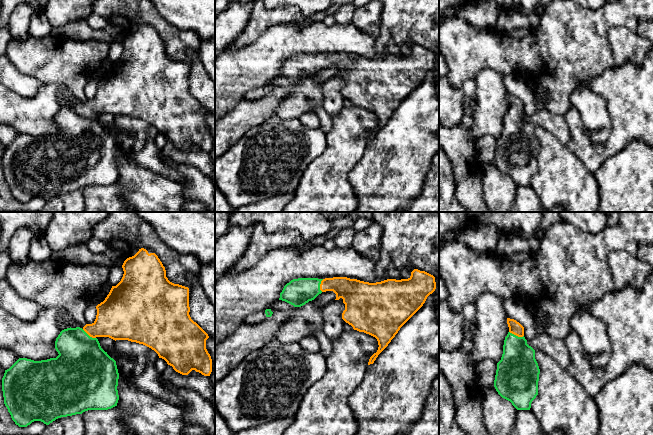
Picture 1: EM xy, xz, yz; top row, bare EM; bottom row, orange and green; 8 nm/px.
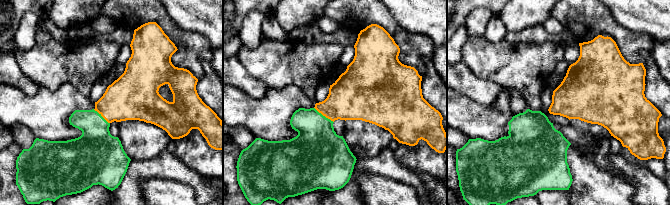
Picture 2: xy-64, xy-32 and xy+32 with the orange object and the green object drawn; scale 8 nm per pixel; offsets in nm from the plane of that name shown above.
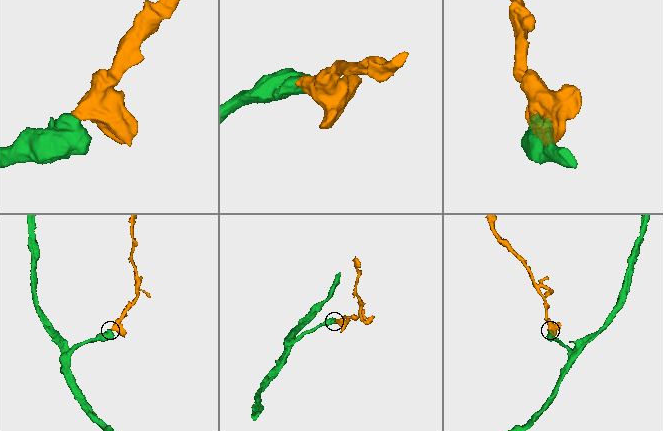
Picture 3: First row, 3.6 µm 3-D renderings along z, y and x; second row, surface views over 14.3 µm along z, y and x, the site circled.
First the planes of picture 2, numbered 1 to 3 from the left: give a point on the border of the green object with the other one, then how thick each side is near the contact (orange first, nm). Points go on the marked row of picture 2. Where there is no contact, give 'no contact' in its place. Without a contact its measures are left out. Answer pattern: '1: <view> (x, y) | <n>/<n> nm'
1: xy-64 (101, 115) | 360/300 nm
2: xy-32 (324, 115) | 360/360 nm
3: no contact

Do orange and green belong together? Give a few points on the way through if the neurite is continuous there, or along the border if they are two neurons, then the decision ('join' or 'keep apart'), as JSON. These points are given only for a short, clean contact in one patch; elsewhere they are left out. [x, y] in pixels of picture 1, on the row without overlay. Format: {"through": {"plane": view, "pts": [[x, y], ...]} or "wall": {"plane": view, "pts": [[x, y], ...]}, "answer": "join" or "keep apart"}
{"through": {"plane": "yz", "pts": [[516, 104], [516, 111], [518, 142]]}, "answer": "join"}

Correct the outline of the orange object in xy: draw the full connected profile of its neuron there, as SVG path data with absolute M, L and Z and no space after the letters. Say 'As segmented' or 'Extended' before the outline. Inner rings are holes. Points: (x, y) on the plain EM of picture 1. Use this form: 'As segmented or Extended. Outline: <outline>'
Extended. Outline: M144 24L127 34L122 44L121 57L112 62L105 76L96 82L95 97L83 104L70 103L60 108L55 117L59 130L56 134L41 137L19 134L5 146L2 154L4 180L19 203L27 203L34 197L49 201L61 193L117 182L119 149L116 137L101 124L98 113L143 120L182 151L195 146L210 152L212 135L206 125L209 112L189 91L189 64L170 58L158 32L149 30Z

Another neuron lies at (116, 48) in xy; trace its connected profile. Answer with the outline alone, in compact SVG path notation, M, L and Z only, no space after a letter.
M114 41L110 43L108 51L108 58L111 62L116 62L122 55L124 50L123 44L120 41Z

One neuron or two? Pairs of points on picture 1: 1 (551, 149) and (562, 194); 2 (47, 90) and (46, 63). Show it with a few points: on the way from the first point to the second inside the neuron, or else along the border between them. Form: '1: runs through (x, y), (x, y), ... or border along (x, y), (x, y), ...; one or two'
1: runs through (555, 160), (562, 183); one
2: border along (42, 83), (61, 83), (69, 91); two

